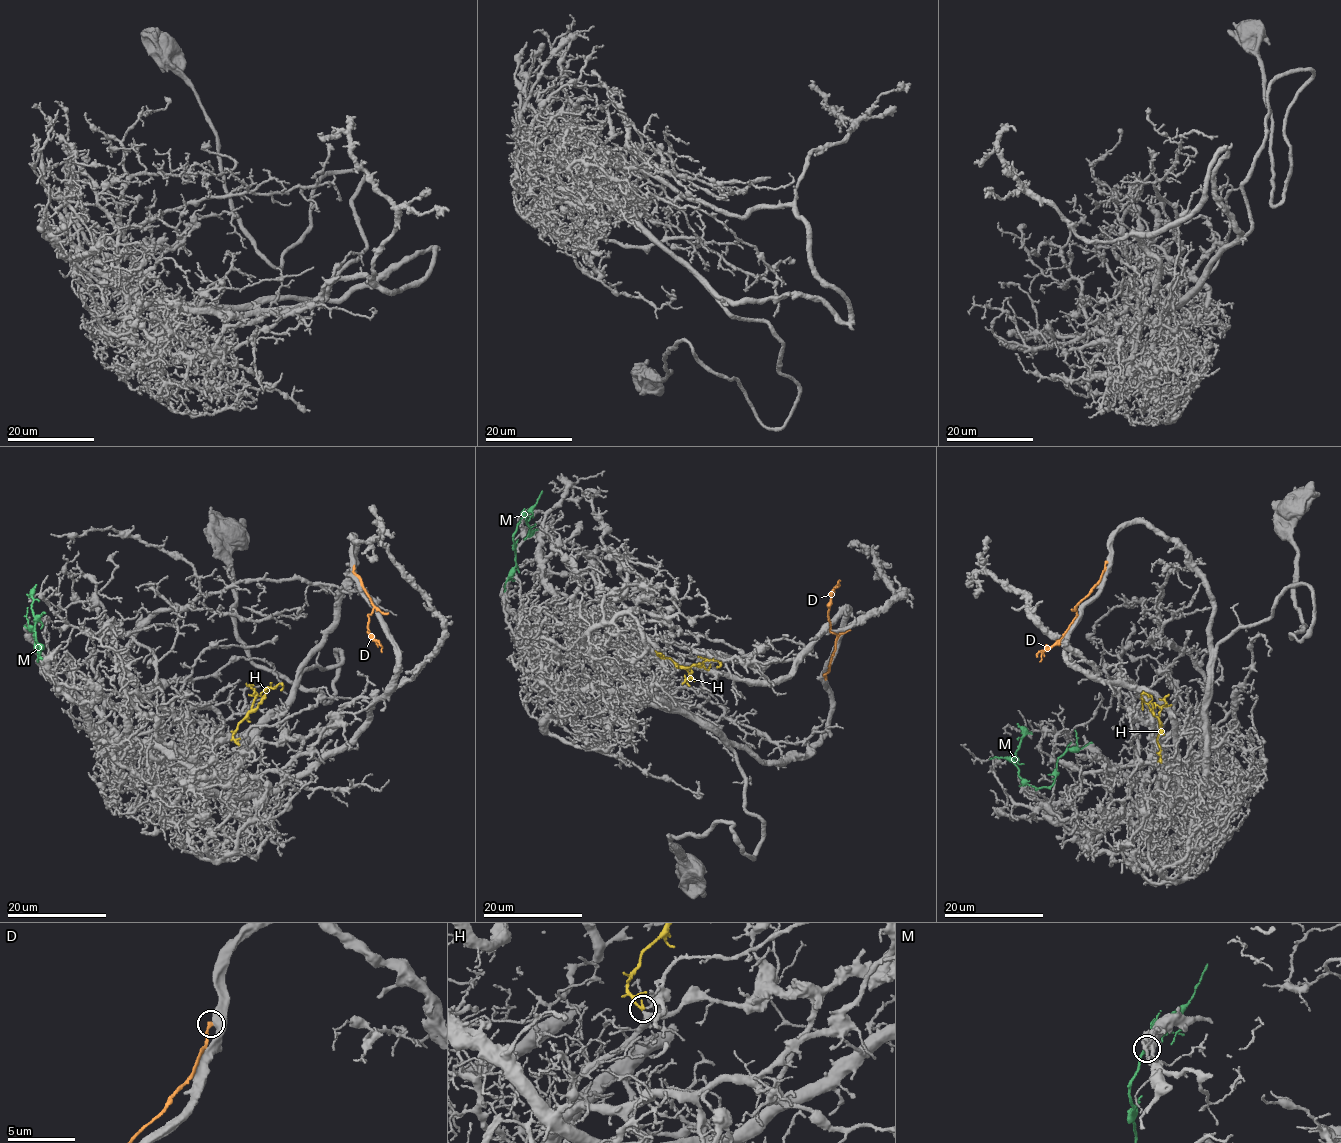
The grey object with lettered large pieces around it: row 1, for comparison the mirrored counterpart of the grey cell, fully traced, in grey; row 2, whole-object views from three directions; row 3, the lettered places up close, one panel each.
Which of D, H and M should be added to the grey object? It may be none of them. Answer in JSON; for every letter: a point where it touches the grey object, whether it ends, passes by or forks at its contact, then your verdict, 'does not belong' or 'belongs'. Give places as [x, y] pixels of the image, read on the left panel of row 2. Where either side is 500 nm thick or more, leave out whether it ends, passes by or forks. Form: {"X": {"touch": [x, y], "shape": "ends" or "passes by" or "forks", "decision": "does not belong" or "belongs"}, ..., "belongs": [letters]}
{"D": {"touch": [354, 566], "decision": "does not belong"}, "H": {"touch": [238, 744], "shape": "ends", "decision": "belongs"}, "M": {"touch": [42, 658], "shape": "passes by", "decision": "does not belong"}, "belongs": ["H"]}

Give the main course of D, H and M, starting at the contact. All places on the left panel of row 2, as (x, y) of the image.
D: (353, 566), (353, 573), (360, 579), (374, 605), (368, 616), (369, 635), (382, 647), (382, 652)
H: (238, 745), (233, 732), (240, 721), (258, 707), (267, 688), (273, 688), (278, 684), (283, 686), (280, 691)
M: (42, 658), (38, 657), (35, 629), (29, 625), (28, 608)

